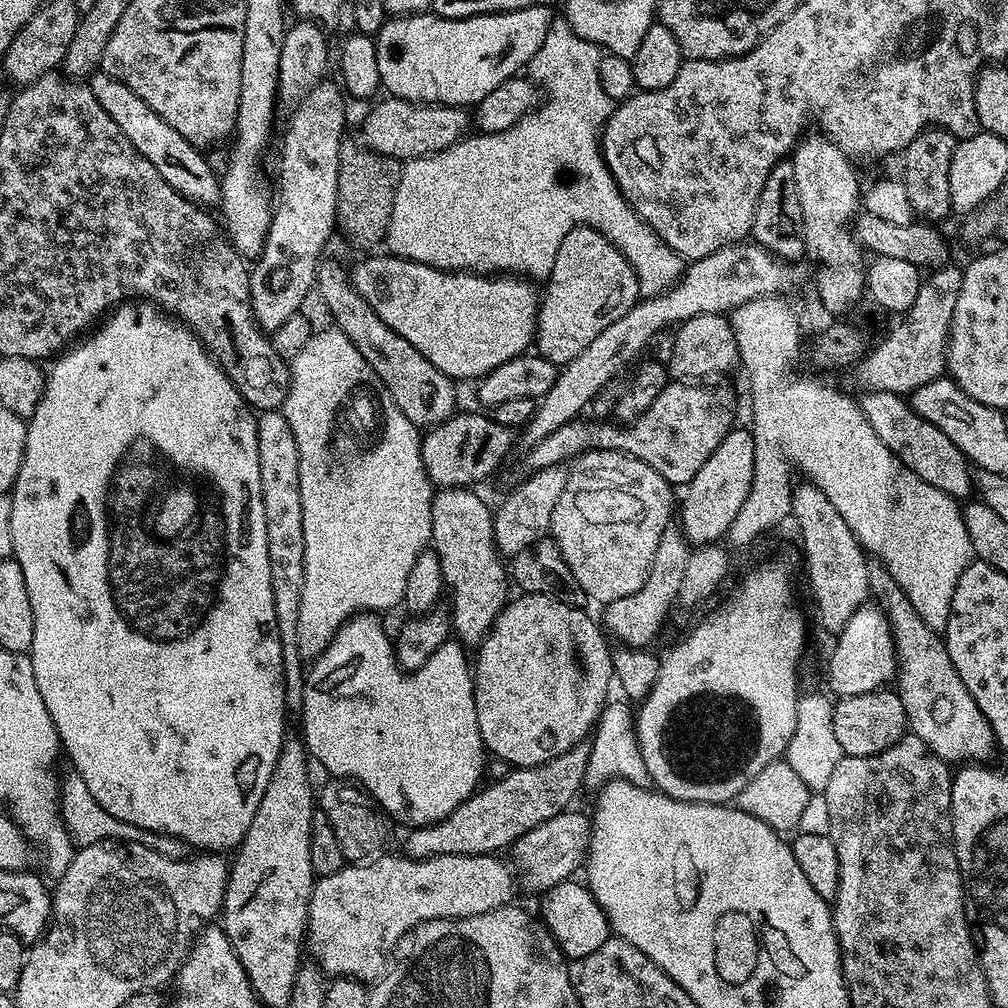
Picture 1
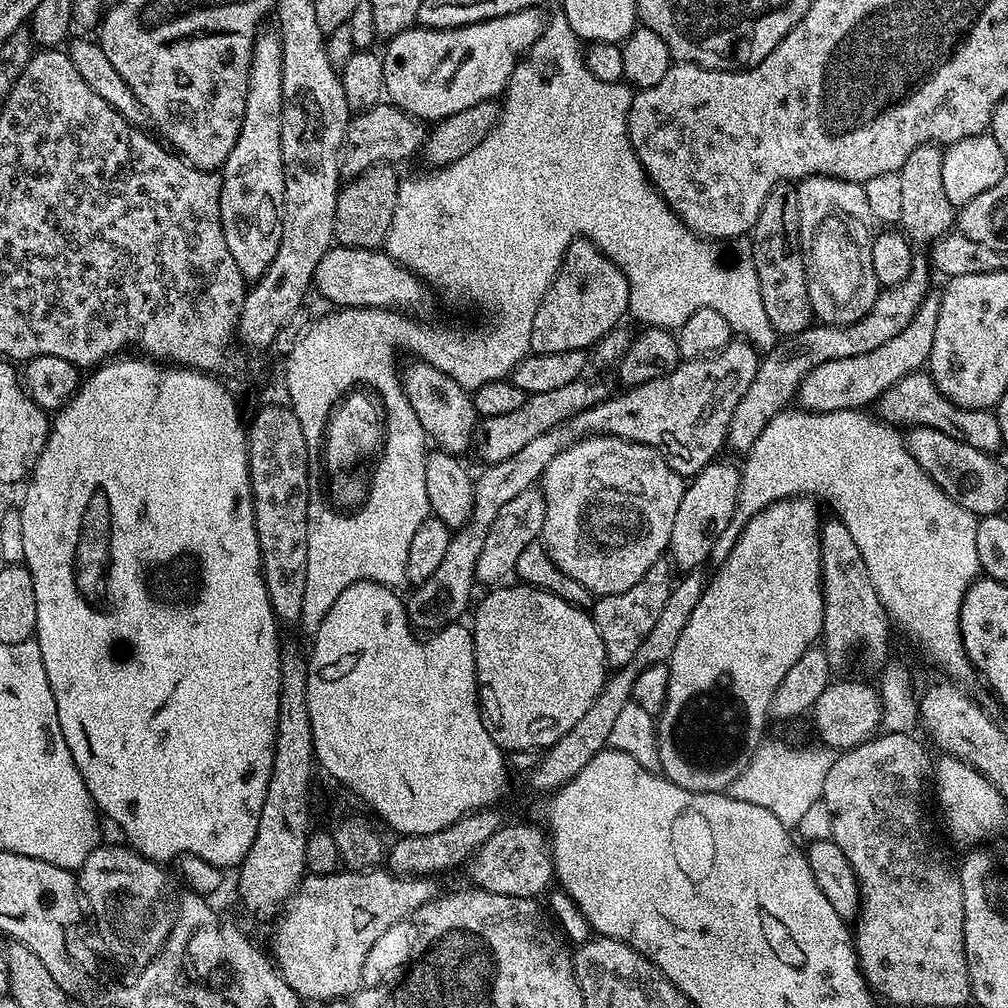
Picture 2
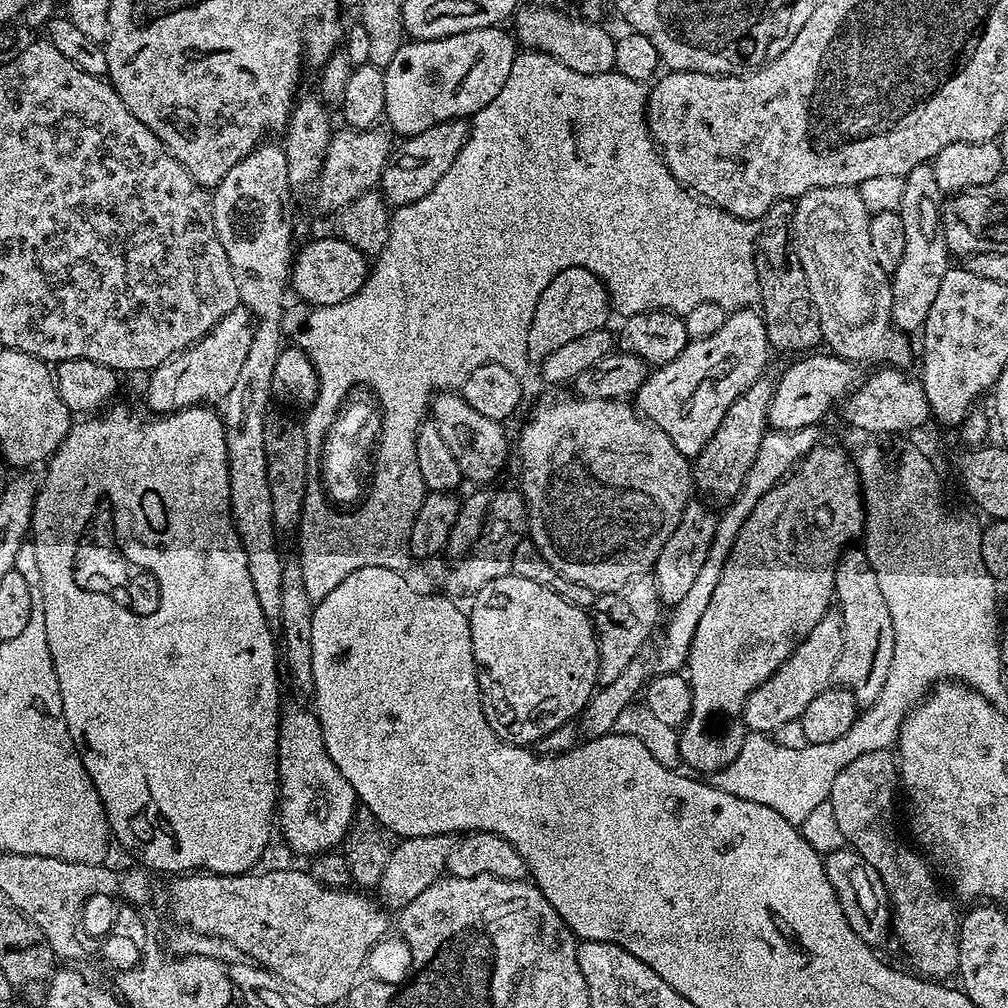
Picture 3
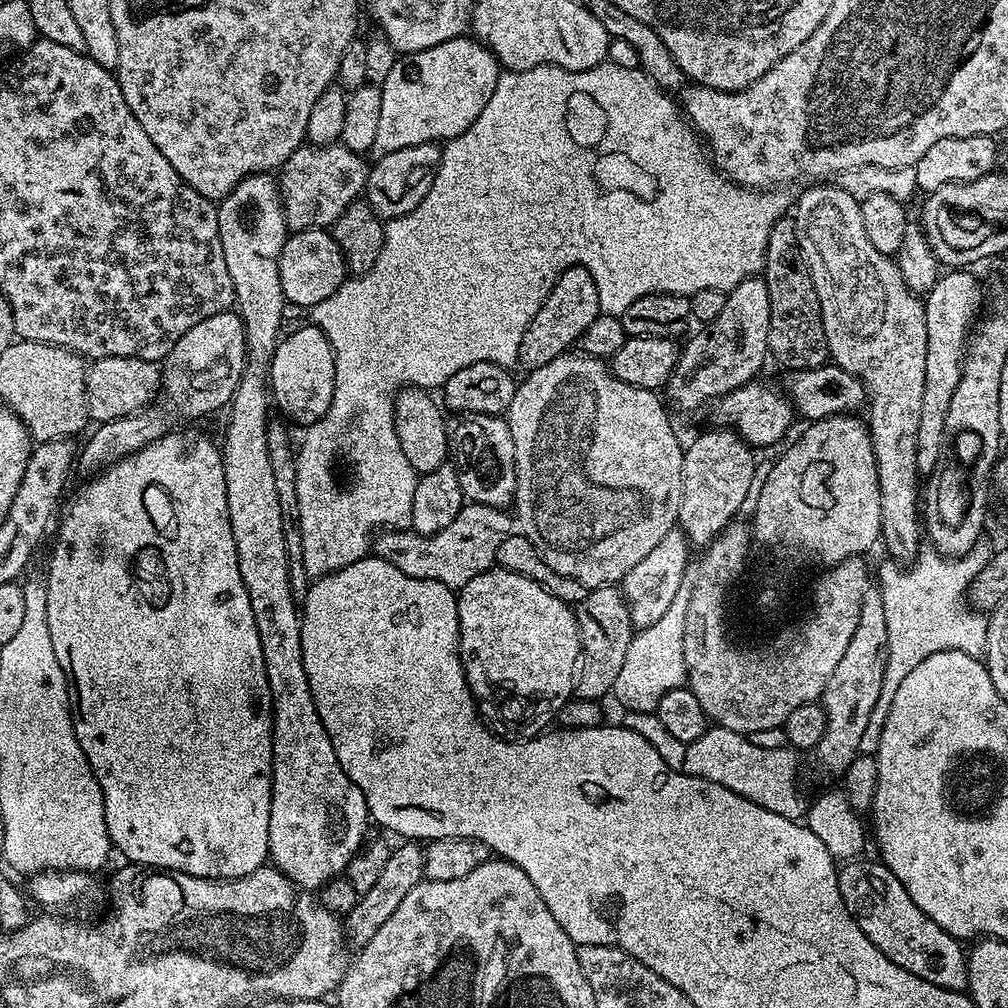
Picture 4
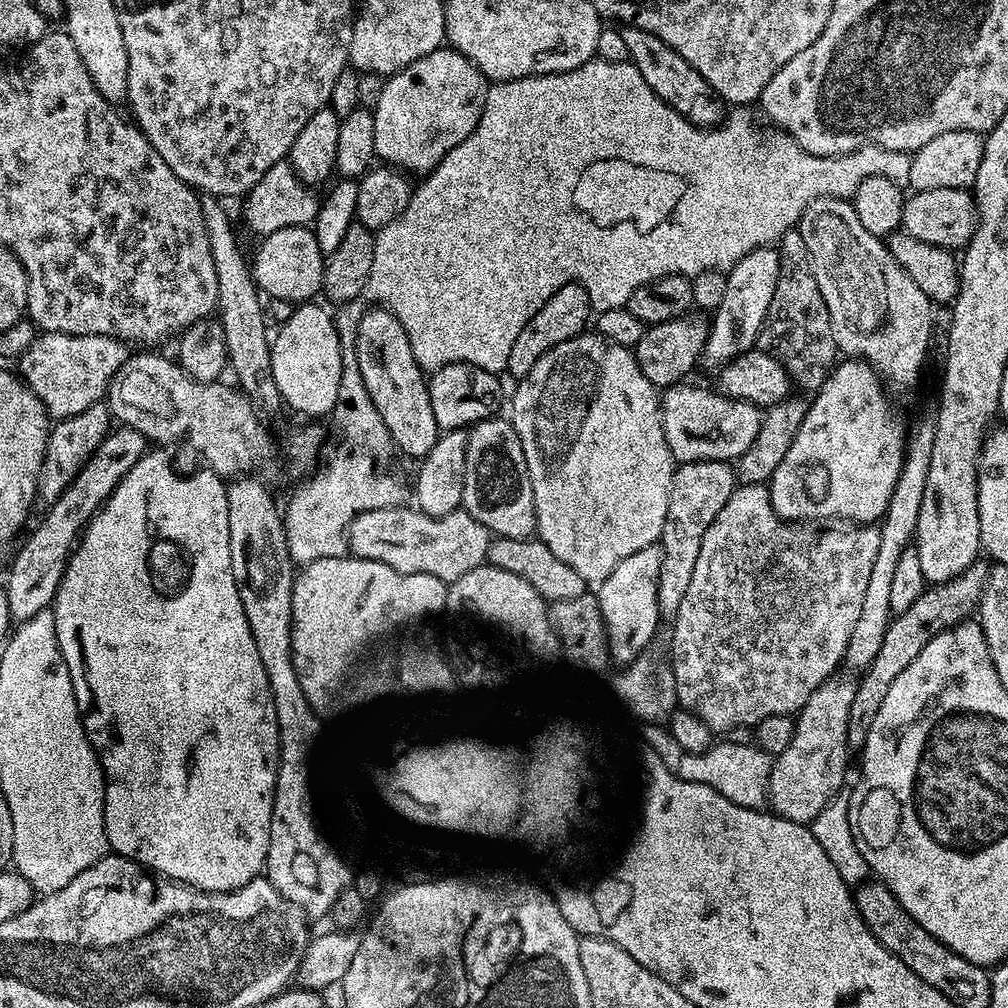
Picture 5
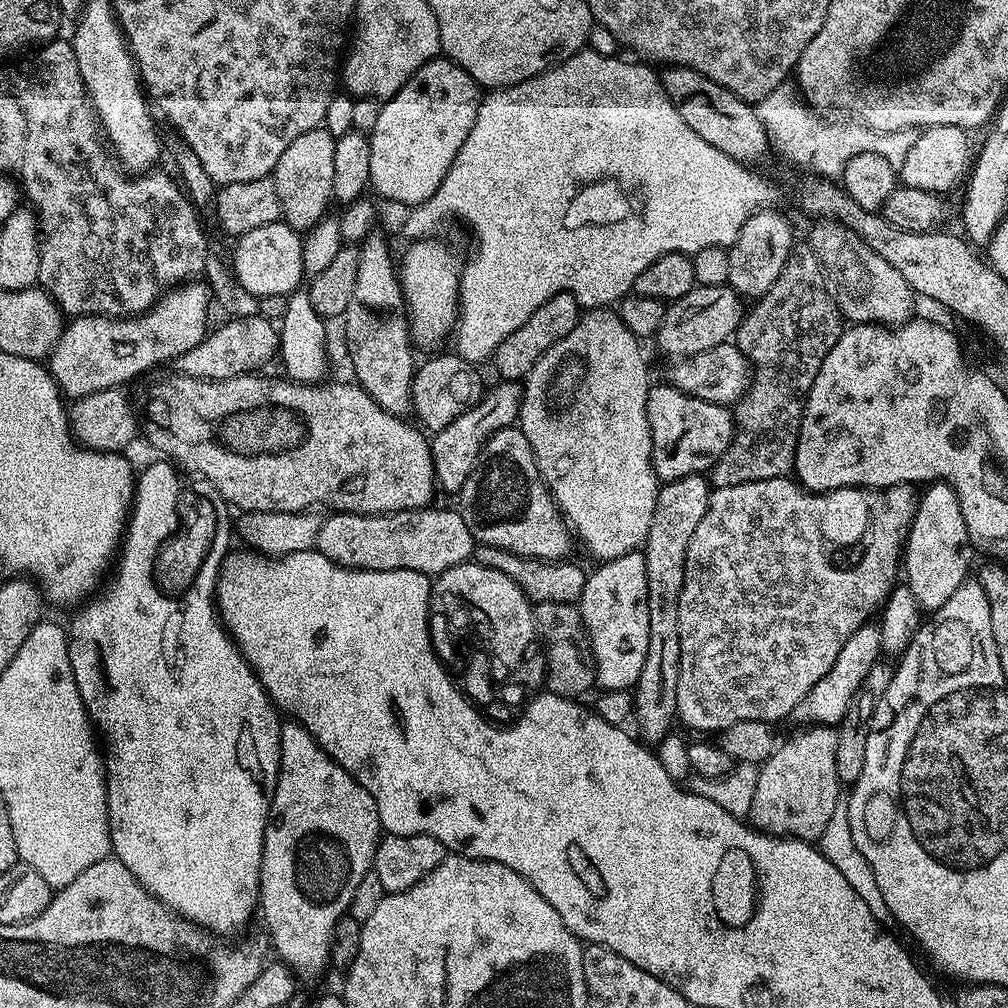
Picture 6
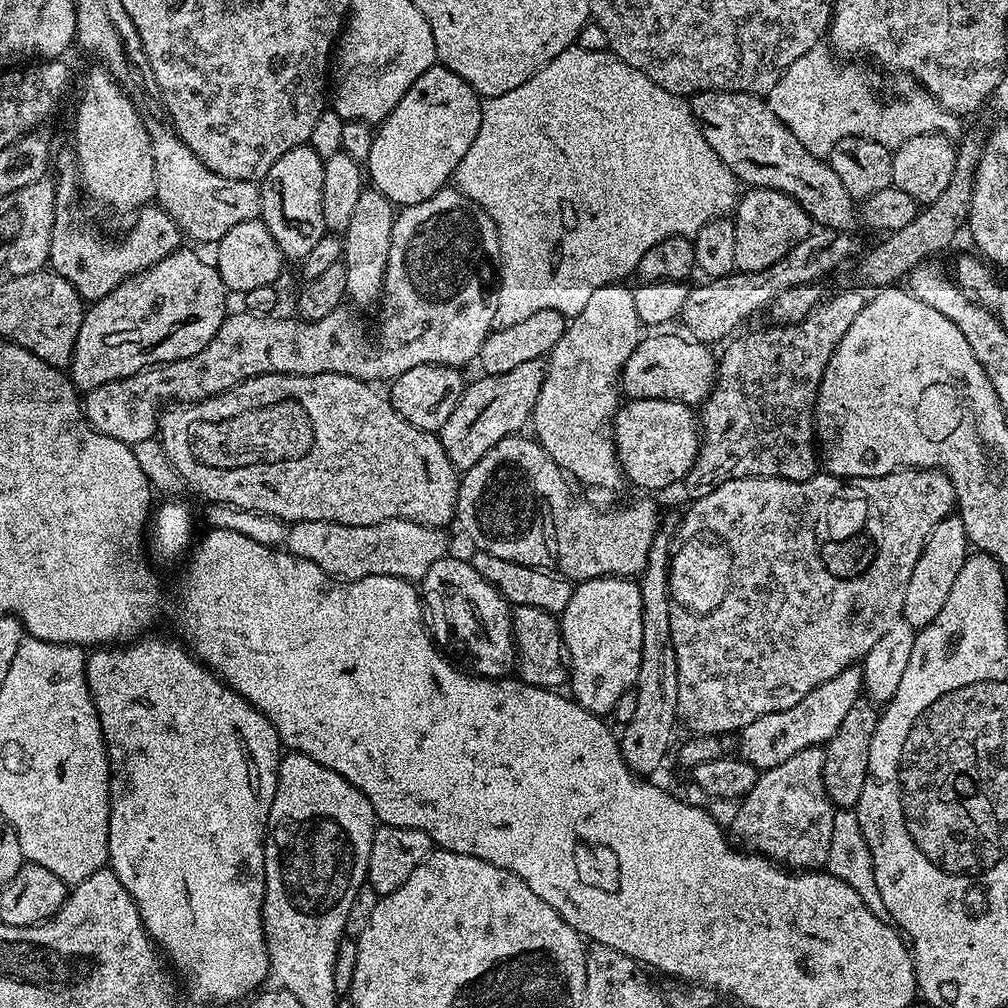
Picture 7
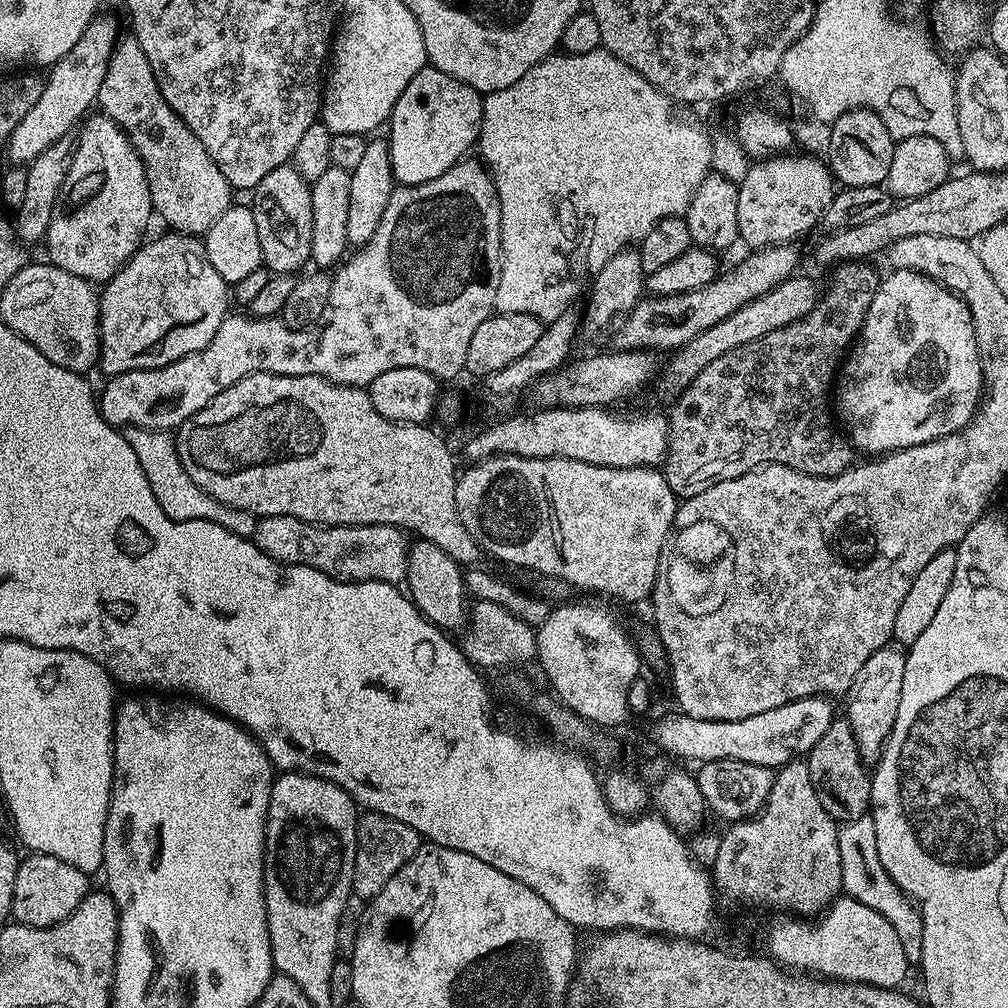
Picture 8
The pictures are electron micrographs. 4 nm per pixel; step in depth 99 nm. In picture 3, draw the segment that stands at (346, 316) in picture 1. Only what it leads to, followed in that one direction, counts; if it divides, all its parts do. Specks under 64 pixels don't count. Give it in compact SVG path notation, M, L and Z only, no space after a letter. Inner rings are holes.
M455 391L437 392L430 401L430 423L438 426L438 434L442 434L450 454L454 454L454 462L458 462L458 470L465 481L473 480L476 483L473 485L488 486L484 484L490 483L503 470L504 463L508 460L508 436L504 433L505 425L499 420L486 418L486 414L478 414L478 410L474 410L474 406L470 406L470 402L466 402L463 395Z

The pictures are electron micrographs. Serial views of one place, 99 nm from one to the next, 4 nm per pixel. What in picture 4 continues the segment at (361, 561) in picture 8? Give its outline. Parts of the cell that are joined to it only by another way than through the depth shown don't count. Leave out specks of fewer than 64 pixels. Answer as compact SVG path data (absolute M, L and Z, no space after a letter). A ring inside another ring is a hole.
M468 502L446 530L438 530L433 536L419 536L411 530L381 531L375 537L374 552L410 578L442 582L450 589L459 590L470 578L478 578L478 574L496 564L498 546L513 532L513 517L505 509Z

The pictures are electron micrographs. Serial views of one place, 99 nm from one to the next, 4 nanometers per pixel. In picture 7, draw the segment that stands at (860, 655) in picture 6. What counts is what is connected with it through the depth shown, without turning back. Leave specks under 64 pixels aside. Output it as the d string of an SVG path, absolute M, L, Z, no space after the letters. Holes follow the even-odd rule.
M853 666L842 670L830 682L822 682L798 706L790 706L790 710L778 710L774 714L762 714L762 718L754 718L750 726L741 728L738 733L740 739L739 759L750 762L758 770L778 766L778 762L786 762L798 750L807 748L818 748L828 743L834 734L838 734L838 726L846 718L850 706L861 699L864 687L864 669L860 666Z

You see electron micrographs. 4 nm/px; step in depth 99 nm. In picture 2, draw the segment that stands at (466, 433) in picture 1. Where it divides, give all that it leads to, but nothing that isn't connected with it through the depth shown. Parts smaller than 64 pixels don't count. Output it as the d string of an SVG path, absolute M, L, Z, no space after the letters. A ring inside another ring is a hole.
M600 376L594 377L593 380L588 379L566 382L566 386L561 386L558 390L528 396L522 402L522 406L518 406L518 410L510 414L483 417L479 421L474 437L474 452L484 459L485 465L506 462L506 458L518 454L522 446L527 446L534 438L546 434L546 430L564 424L571 416L577 416L582 410L593 408L595 404L600 404L613 395L614 388L610 381L603 380Z

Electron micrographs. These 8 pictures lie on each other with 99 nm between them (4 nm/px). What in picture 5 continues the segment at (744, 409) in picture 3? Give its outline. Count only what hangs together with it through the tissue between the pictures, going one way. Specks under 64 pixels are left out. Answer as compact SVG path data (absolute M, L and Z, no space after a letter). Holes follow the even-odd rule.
M699 460L698 462L690 462L689 464L680 464L677 467L674 478L672 479L672 489L670 490L670 506L666 510L666 526L658 541L662 554L662 570L658 578L658 606L660 607L660 615L664 618L675 618L678 610L682 606L682 598L686 598L686 589L690 586L690 578L694 578L694 562L698 562L698 550L702 546L702 538L706 534L706 530L710 526L710 522L714 522L714 518L718 518L718 513L722 511L722 506L726 506L726 502L730 498L730 494L738 487L738 476L734 471L733 465L726 460Z

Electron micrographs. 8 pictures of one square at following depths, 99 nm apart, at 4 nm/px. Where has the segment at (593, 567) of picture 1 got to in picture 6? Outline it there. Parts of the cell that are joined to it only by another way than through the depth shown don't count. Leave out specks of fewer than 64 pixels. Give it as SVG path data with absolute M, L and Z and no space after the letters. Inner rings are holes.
M593 308L581 315L578 326L562 338L528 372L522 381L524 397L520 403L520 419L518 426L526 434L526 442L530 442L532 453L536 459L536 465L540 476L548 483L552 497L556 505L560 507L560 515L564 517L569 529L574 533L575 539L584 543L584 548L596 559L596 562L613 560L627 552L637 551L643 545L644 539L648 536L650 522L654 518L654 506L656 496L659 494L661 485L656 479L656 471L652 468L652 435L650 434L650 422L648 421L648 360L644 357L644 348L641 337L630 334L626 322L622 322L619 311L607 308Z

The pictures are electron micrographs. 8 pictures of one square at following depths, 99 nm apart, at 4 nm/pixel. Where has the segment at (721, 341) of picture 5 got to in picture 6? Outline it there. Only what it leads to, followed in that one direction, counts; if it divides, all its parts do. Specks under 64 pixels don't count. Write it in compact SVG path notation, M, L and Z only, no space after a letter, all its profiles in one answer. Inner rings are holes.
M758 210L742 226L735 244L727 249L730 258L728 287L741 298L759 298L765 296L774 286L778 274L782 274L784 263L794 247L792 224L777 210Z

